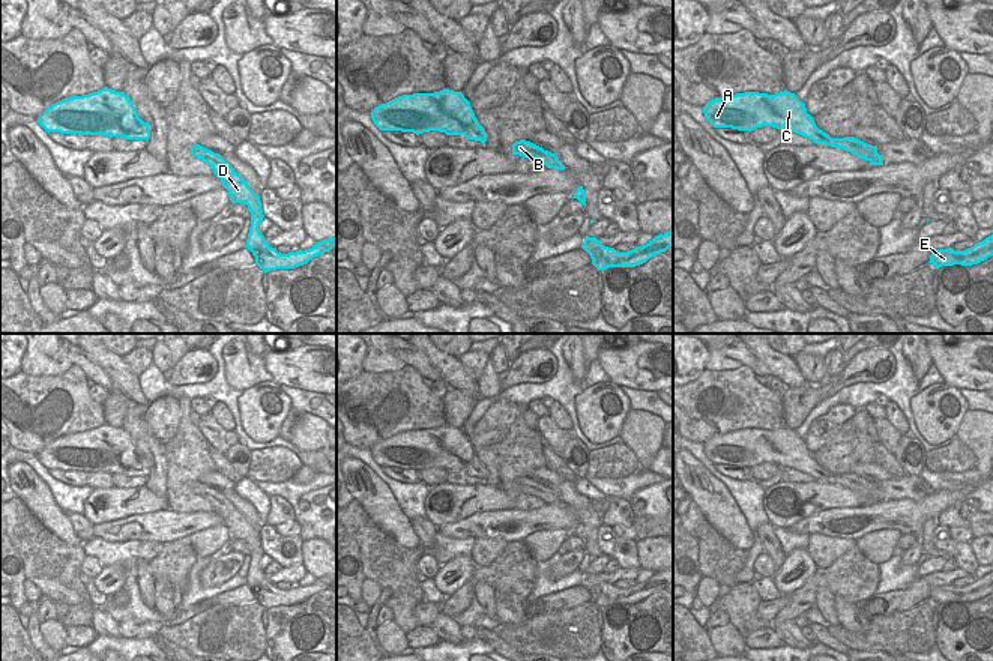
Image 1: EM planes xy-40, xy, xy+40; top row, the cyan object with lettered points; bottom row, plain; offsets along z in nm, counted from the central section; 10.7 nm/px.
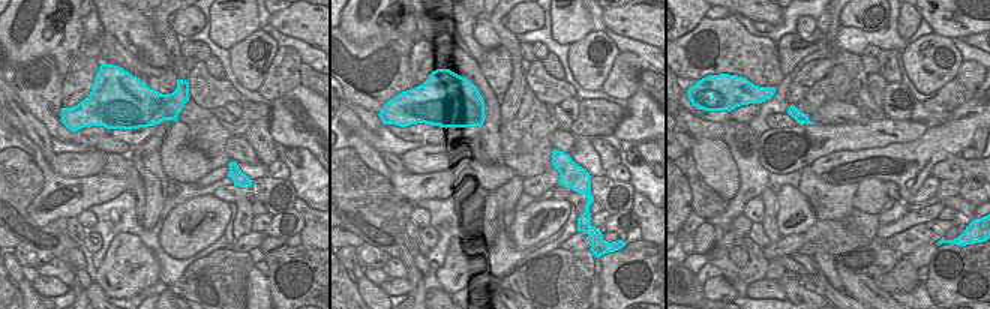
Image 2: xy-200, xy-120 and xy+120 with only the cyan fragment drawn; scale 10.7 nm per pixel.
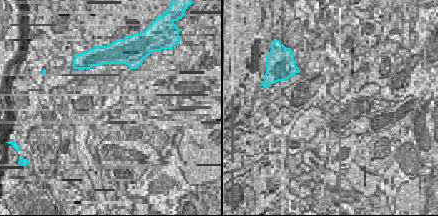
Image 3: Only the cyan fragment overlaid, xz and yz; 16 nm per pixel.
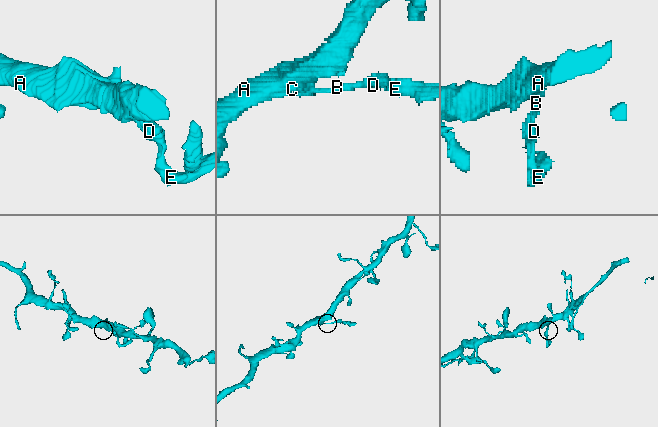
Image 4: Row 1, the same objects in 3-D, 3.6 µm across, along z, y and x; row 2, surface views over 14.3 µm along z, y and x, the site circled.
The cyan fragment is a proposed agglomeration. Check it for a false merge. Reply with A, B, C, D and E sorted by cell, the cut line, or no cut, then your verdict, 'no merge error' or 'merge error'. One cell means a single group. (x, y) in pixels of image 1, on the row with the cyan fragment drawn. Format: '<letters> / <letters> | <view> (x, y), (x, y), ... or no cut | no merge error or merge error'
A C / B D E | xy+40 (793, 125), (799, 132), (820, 135), (825, 143) | merge error

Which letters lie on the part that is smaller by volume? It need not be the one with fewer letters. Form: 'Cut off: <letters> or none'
Cut off: B, D, E

